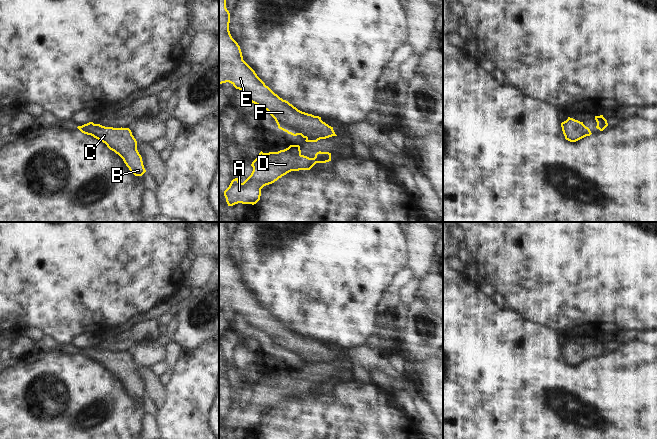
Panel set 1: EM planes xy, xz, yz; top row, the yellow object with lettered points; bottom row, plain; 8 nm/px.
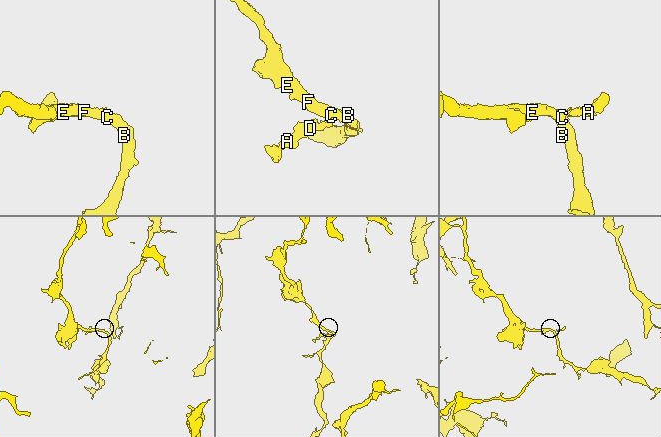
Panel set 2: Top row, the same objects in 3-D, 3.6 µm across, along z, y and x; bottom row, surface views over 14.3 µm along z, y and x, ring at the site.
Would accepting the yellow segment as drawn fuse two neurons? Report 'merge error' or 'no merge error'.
merge error

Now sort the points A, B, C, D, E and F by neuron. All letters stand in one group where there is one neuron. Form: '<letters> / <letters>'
A D / B C E F

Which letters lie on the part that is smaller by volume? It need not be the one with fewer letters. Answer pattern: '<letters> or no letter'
A, D

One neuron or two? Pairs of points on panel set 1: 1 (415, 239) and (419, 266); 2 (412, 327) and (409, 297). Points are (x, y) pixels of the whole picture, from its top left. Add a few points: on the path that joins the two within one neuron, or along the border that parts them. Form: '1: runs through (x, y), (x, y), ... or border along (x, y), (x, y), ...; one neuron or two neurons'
1: runs through (419, 246), (419, 259); one neuron
2: border along (416, 297), (407, 306); two neurons

